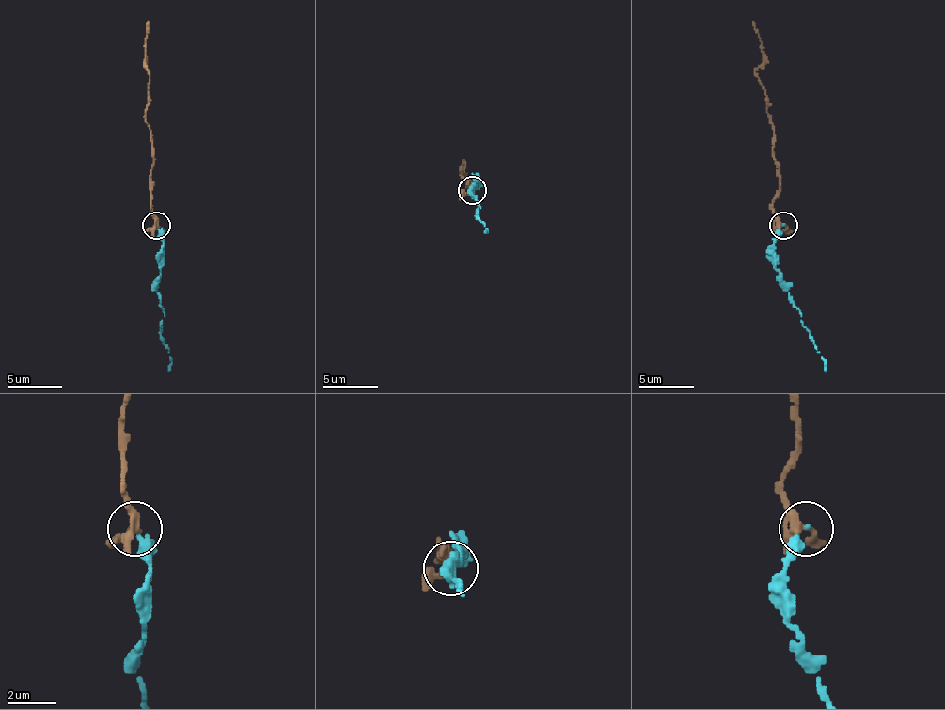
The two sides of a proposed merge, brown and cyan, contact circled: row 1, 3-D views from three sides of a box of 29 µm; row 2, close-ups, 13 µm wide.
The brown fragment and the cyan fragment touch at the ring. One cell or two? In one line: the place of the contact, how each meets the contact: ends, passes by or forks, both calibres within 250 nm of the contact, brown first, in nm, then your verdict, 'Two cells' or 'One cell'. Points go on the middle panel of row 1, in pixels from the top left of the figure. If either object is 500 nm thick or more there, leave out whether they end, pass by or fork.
Place: (472, 190). At the ring brown forks. At the ring cyan ends. Thickness 280 nm (brown) against 240 nm. One cell

